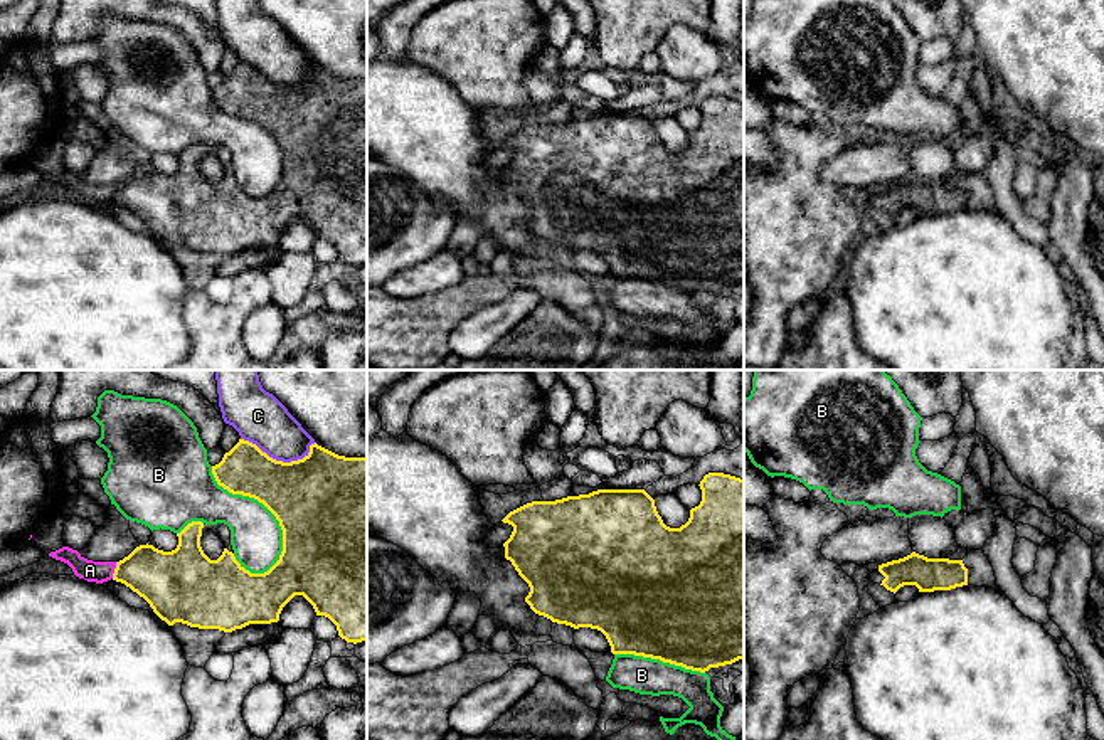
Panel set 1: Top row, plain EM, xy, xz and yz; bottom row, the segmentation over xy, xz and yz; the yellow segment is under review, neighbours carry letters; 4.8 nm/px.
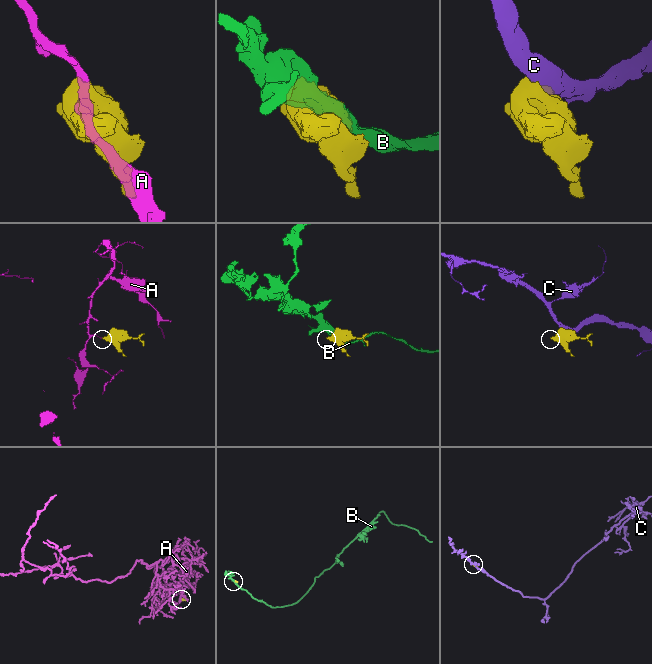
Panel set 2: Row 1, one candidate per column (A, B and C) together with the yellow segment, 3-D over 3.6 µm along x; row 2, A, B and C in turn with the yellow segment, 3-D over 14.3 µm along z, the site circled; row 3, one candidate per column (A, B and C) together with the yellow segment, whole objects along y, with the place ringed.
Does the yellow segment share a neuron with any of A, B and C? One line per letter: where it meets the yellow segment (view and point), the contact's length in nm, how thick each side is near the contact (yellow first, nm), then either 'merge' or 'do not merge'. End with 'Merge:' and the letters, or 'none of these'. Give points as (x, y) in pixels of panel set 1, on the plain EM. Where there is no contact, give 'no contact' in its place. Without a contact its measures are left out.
A: xy (115, 194) | 80 nm | 280/100 nm | do not merge
B: xy (266, 130) | 600 nm | 420/260 nm | do not merge
C: xy (280, 84) | 360 nm | 420/240 nm | do not merge
Merge: none of these

